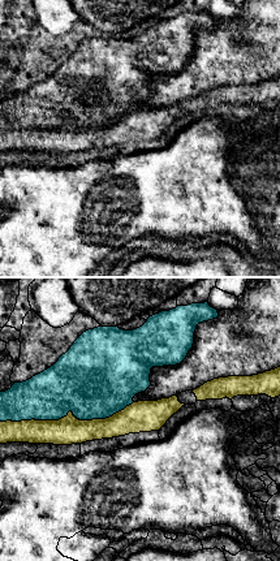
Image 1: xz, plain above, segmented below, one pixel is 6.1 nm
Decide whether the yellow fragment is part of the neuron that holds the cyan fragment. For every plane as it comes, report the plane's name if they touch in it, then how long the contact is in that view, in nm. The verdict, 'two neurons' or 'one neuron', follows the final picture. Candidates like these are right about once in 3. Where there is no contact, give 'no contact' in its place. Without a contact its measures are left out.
xz | 850 nm

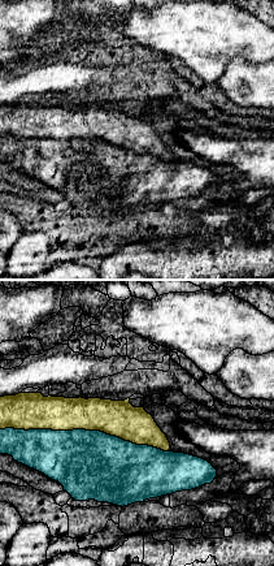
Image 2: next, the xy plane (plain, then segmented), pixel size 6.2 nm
xy | 1050 nm

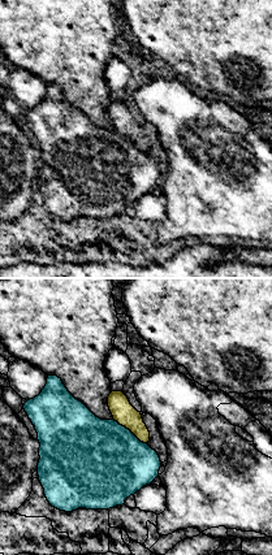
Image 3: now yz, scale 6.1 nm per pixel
yz | 260 nm

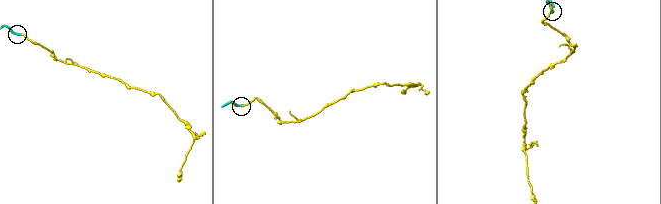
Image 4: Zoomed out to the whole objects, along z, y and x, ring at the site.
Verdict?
two neurons

